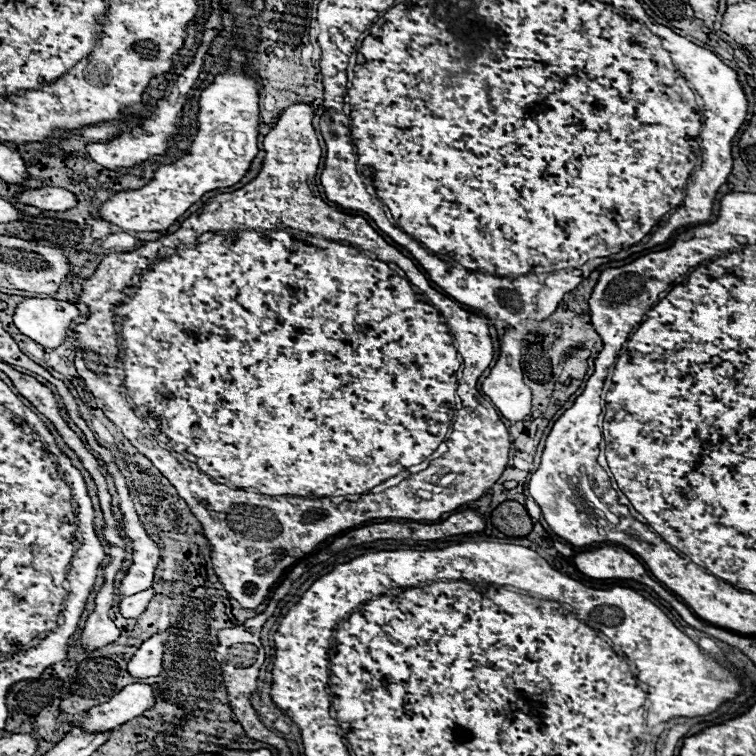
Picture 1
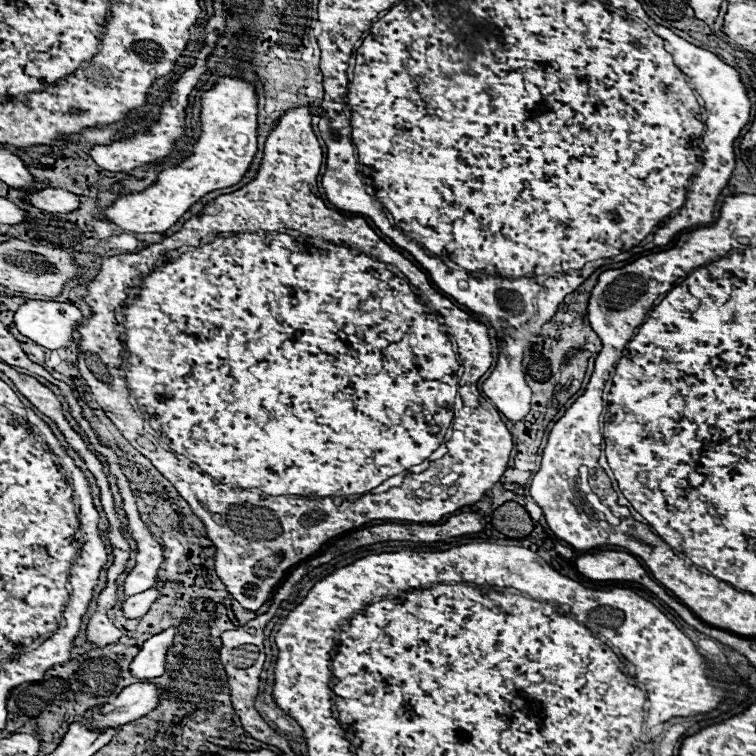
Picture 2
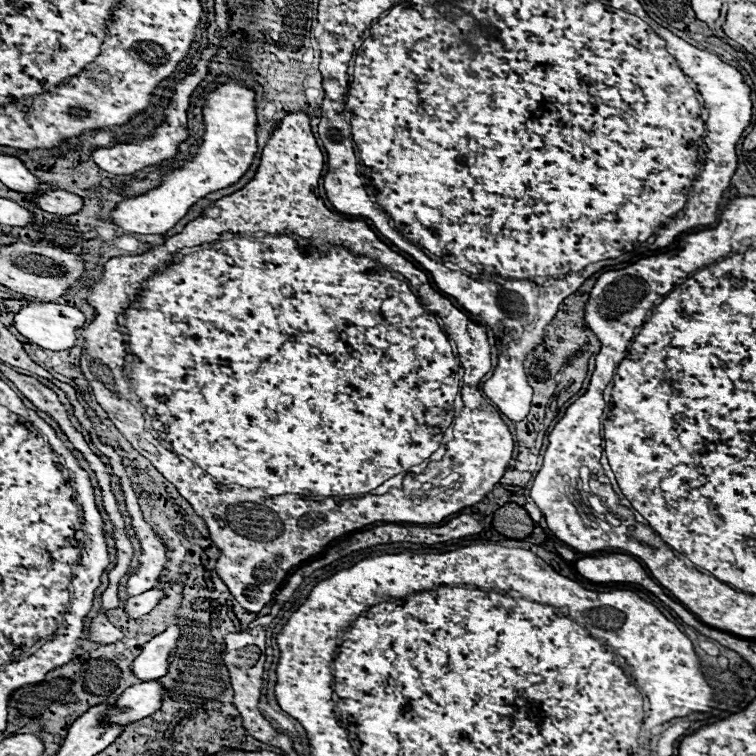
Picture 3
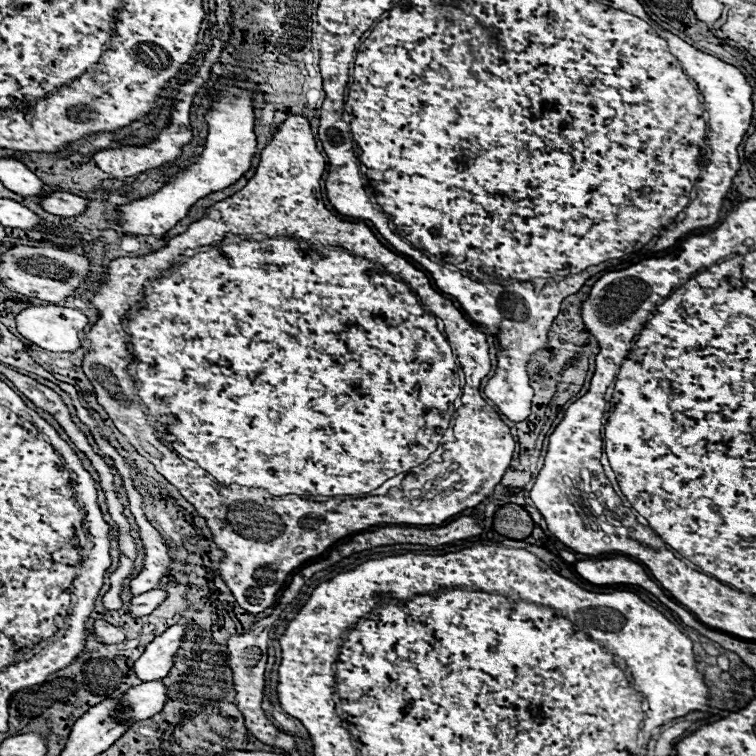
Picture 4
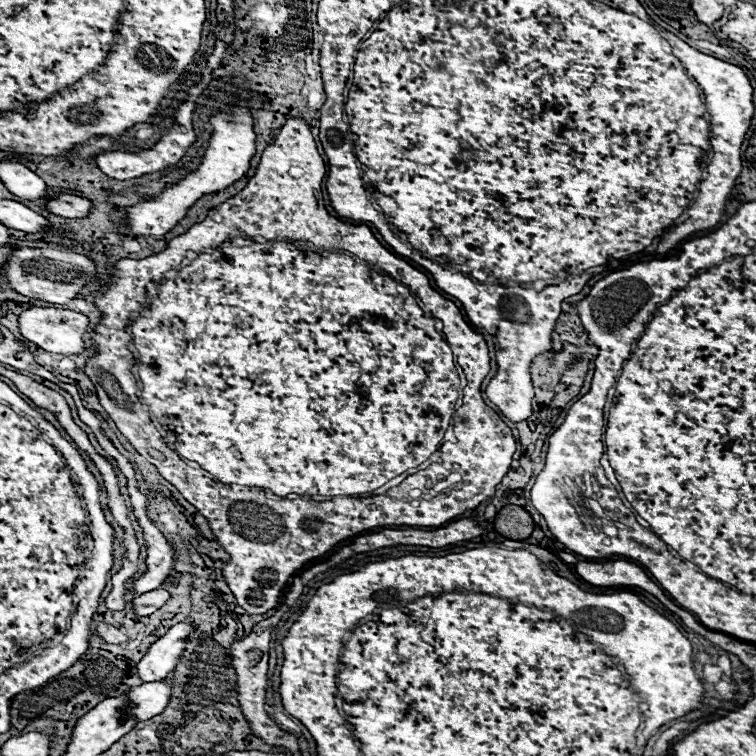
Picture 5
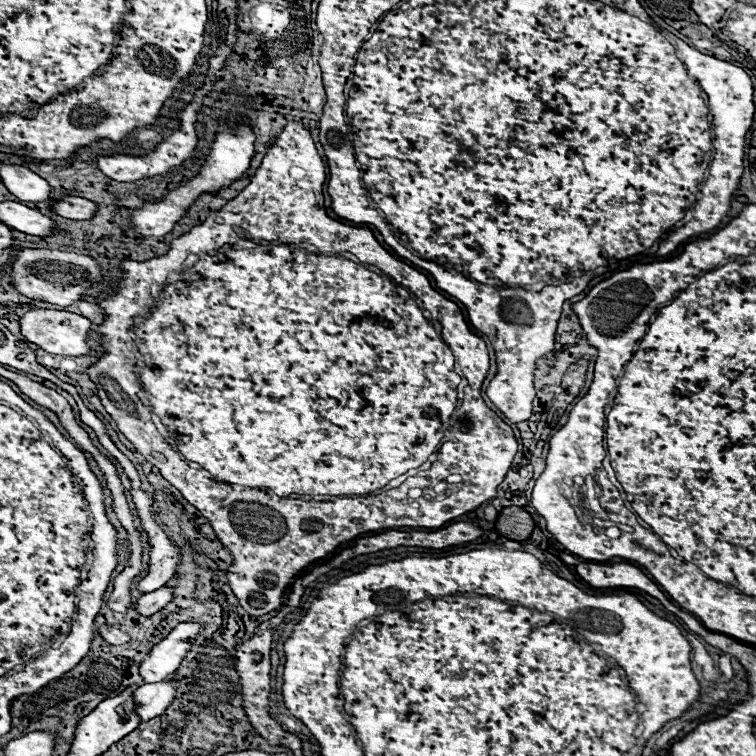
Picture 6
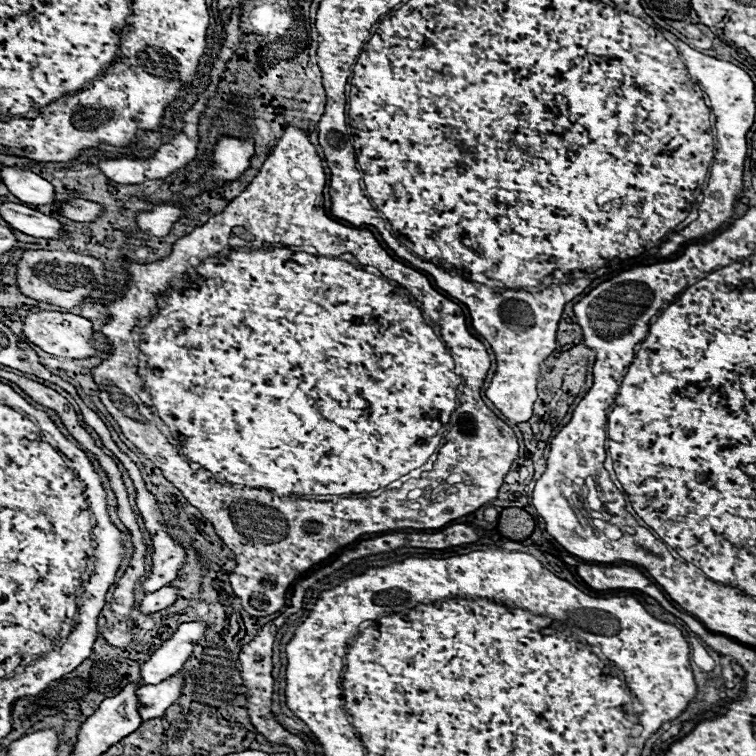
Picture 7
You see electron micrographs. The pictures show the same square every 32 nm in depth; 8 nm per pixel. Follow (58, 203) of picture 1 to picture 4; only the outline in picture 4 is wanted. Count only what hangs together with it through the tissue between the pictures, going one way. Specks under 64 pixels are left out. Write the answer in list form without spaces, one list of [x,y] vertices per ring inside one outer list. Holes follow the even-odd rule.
[[[50,192],[40,198],[40,206],[56,216],[78,216],[86,210],[86,200],[70,192]]]

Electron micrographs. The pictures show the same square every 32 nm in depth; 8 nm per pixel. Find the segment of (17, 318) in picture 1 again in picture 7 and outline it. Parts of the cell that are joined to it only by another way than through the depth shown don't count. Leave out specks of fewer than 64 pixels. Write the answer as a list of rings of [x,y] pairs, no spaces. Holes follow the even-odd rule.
[[[40,310],[40,312],[28,314],[22,322],[24,322],[24,336],[28,338],[28,342],[40,346],[44,352],[48,352],[52,356],[62,356],[62,358],[90,358],[90,356],[98,356],[100,354],[90,344],[90,340],[92,340],[92,324],[90,324],[90,320],[86,320],[82,316],[68,314],[68,312]]]

